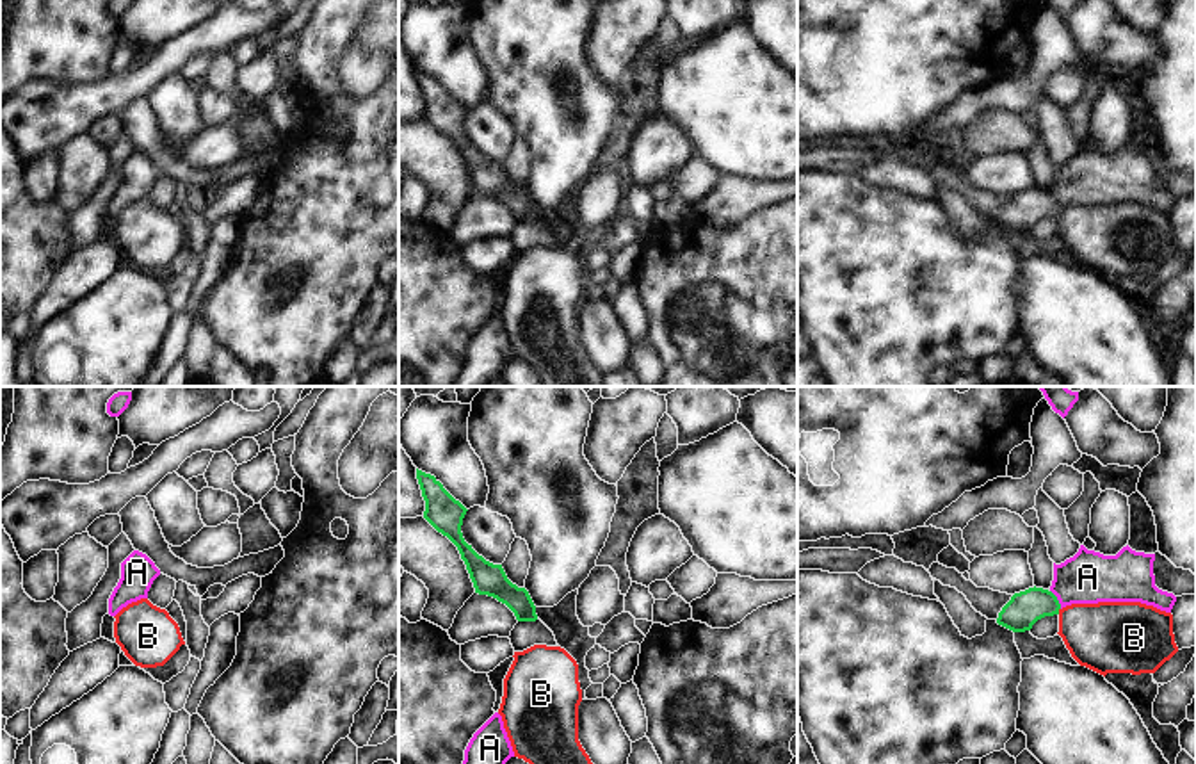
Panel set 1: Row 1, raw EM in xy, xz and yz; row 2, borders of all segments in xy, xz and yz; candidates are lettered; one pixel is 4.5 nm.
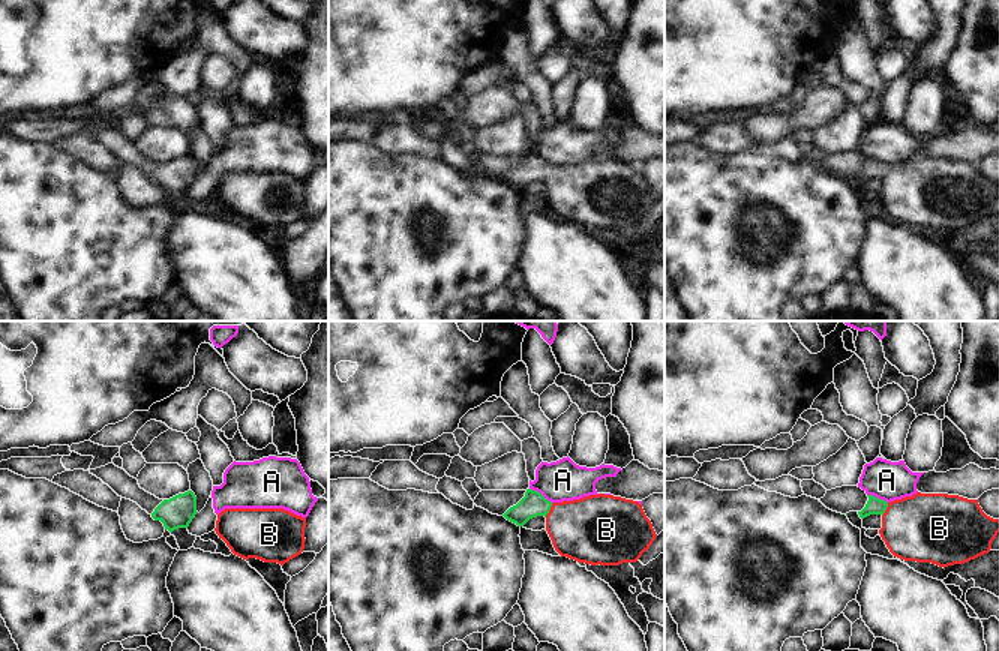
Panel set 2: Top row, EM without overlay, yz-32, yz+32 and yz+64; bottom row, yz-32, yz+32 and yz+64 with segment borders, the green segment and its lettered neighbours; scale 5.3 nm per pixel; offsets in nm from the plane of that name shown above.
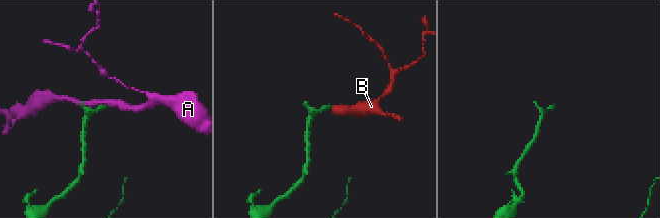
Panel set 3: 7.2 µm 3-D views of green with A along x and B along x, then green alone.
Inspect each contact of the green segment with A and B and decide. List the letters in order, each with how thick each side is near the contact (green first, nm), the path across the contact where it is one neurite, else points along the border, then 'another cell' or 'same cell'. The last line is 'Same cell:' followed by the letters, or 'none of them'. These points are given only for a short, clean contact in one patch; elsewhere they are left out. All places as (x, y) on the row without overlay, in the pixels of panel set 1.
A: calibres 160 and 240 nm; border yz (1050, 191), (1061, 209); another cell
B: calibres 160 and 320 nm; way yz (1024, 211), (1058, 212), (1106, 239); same cell
Same cell: B

